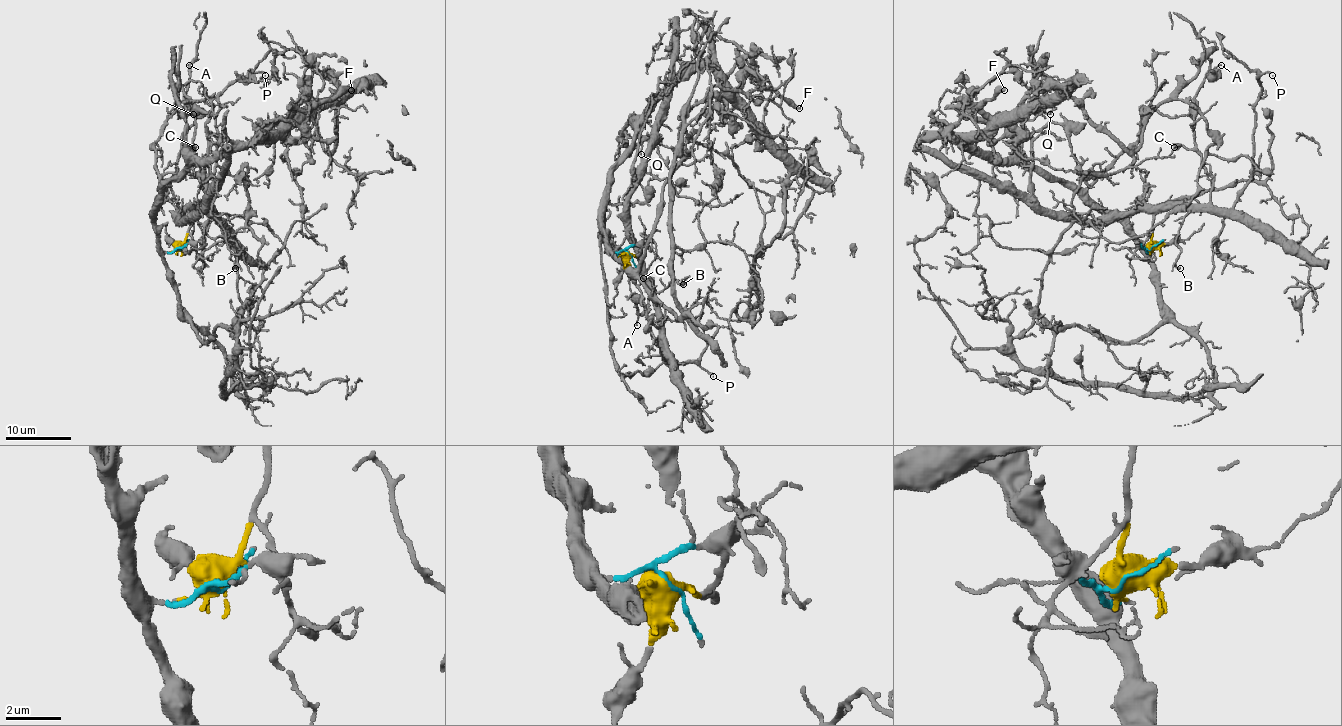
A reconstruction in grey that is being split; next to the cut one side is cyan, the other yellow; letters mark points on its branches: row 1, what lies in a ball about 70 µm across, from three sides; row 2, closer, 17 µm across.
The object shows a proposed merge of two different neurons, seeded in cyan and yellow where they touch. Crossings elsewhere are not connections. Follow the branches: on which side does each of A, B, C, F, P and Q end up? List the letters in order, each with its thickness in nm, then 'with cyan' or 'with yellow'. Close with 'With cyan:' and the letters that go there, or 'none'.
A: calibre 70 nm; with yellow
B: calibre 110 nm; with yellow
C: calibre 120 nm; with yellow
F: calibre 400 nm; with cyan
P: calibre 80 nm; with yellow
Q: calibre 80 nm; with yellow
With cyan: F

